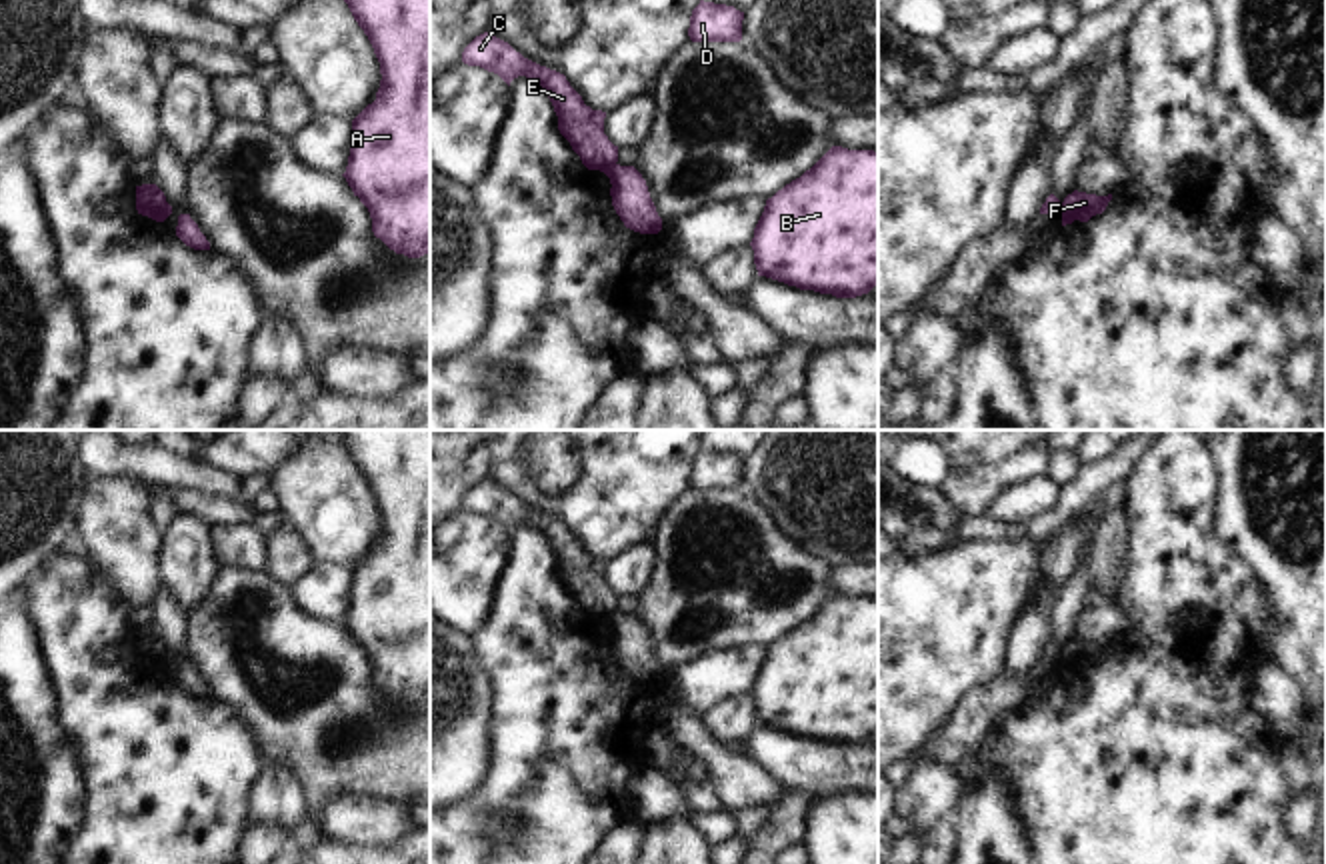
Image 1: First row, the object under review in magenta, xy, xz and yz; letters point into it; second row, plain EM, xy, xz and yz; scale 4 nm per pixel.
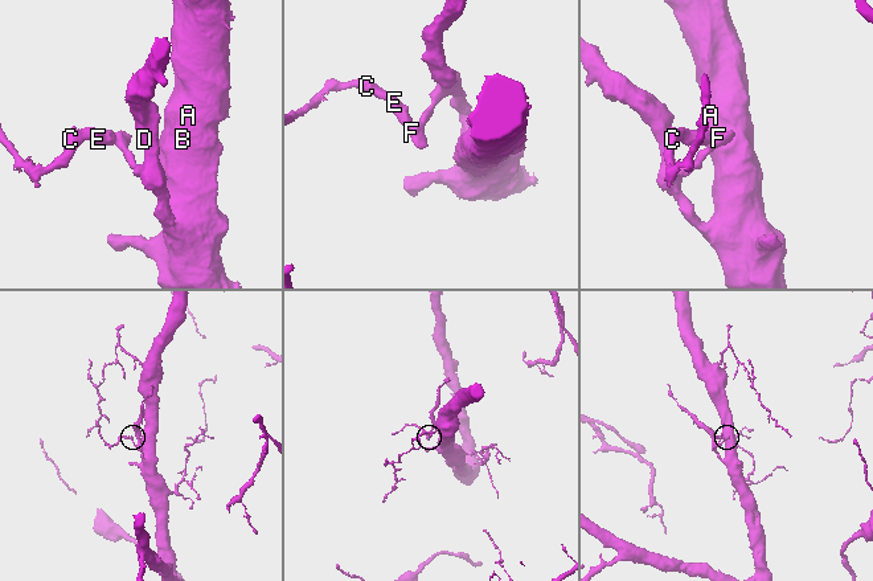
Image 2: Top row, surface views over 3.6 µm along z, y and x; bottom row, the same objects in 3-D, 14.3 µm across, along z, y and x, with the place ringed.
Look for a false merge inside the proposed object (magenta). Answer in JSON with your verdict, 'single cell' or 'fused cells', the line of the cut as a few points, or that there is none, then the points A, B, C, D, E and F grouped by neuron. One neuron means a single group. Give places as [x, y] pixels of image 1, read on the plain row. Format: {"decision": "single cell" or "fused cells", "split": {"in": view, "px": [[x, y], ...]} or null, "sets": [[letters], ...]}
{"decision": "fused cells", "split": {"in": "yz", "px": [[1062, 650], [1058, 660]]}, "sets": [["A", "B", "D", "F"], ["C", "E"]]}

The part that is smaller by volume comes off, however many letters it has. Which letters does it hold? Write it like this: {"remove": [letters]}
{"remove": ["C", "E"]}

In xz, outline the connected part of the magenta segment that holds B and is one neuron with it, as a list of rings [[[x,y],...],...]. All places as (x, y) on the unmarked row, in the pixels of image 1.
[[[832,594],[810,618],[766,648],[750,694],[758,724],[836,746],[868,742],[878,732],[878,600]]]

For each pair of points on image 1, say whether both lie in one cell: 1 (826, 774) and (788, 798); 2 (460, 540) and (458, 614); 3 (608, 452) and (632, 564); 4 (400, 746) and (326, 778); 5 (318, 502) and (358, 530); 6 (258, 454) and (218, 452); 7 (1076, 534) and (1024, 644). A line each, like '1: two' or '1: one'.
1: two
2: one
3: two
4: one
5: one
6: one
7: one

